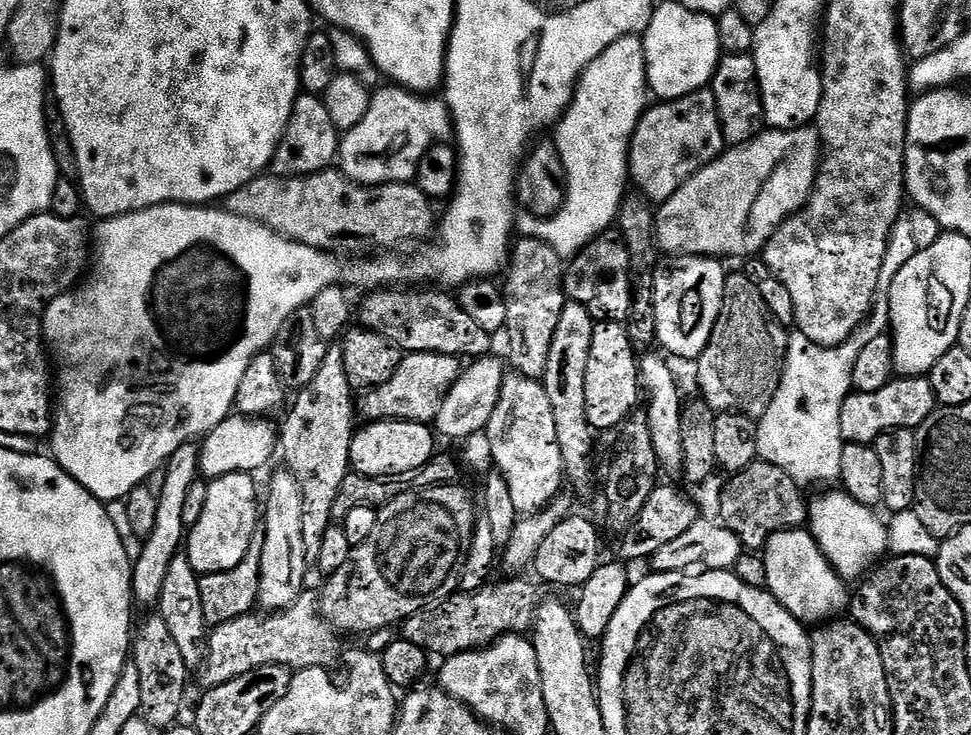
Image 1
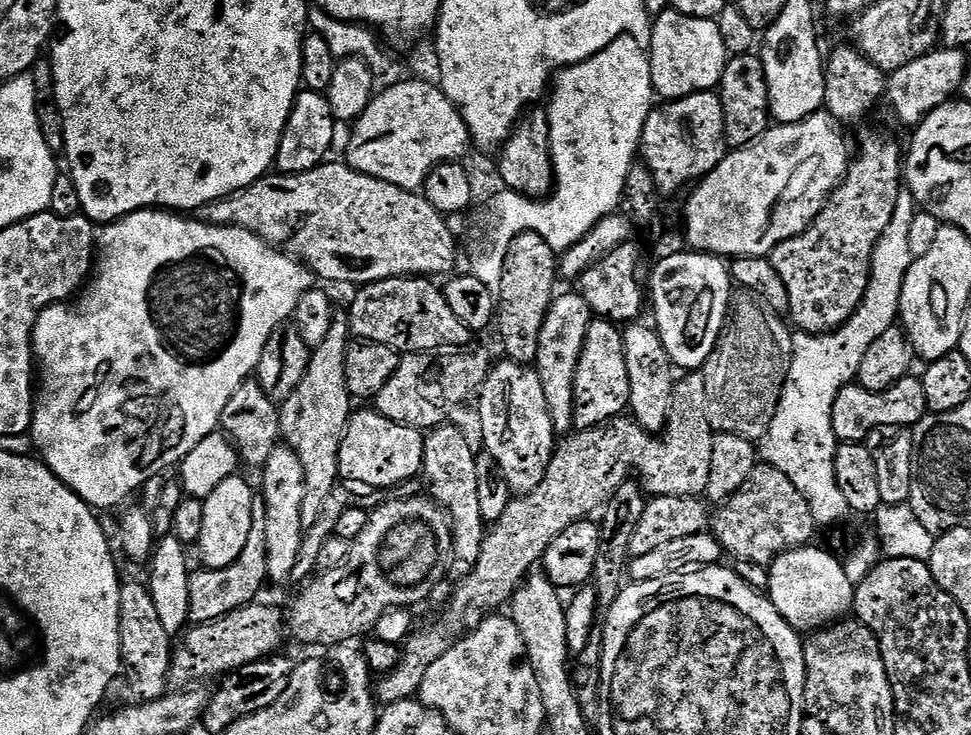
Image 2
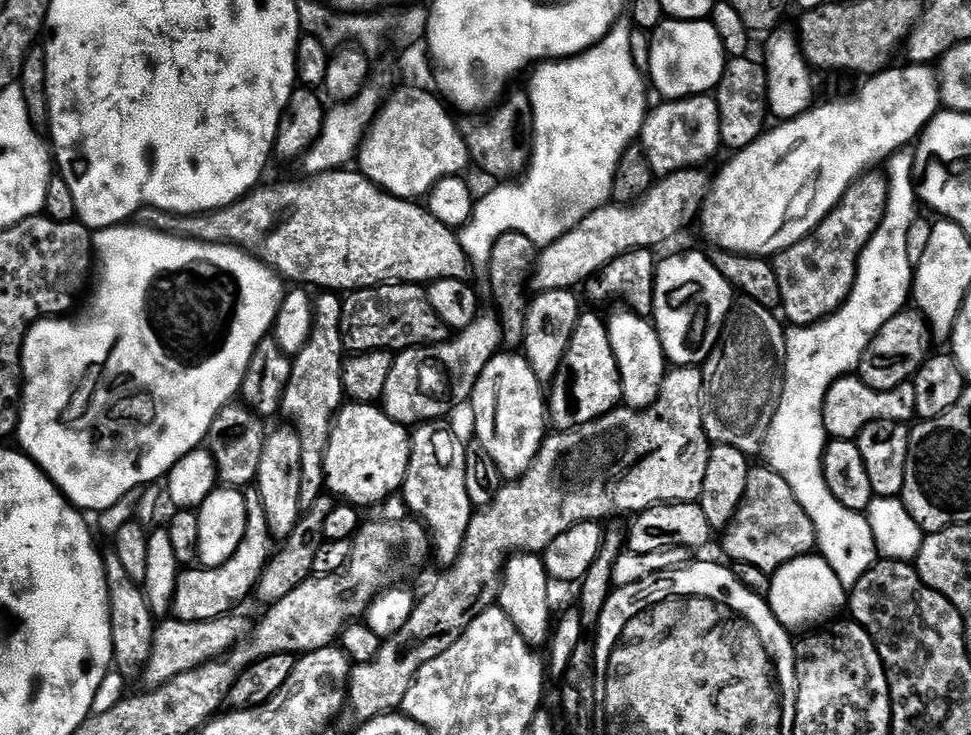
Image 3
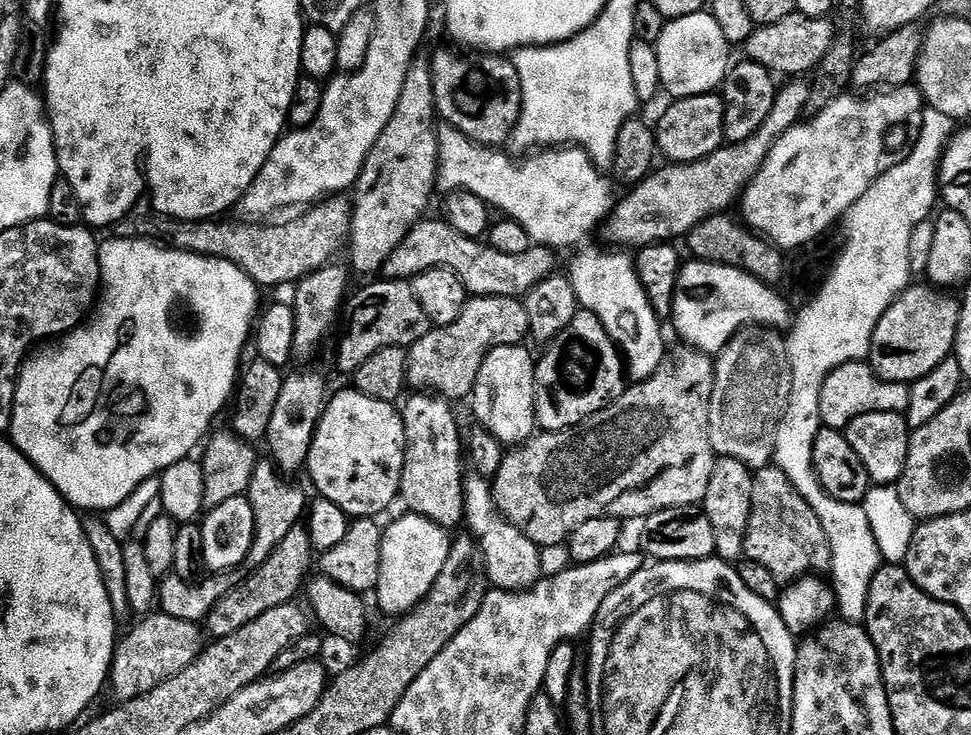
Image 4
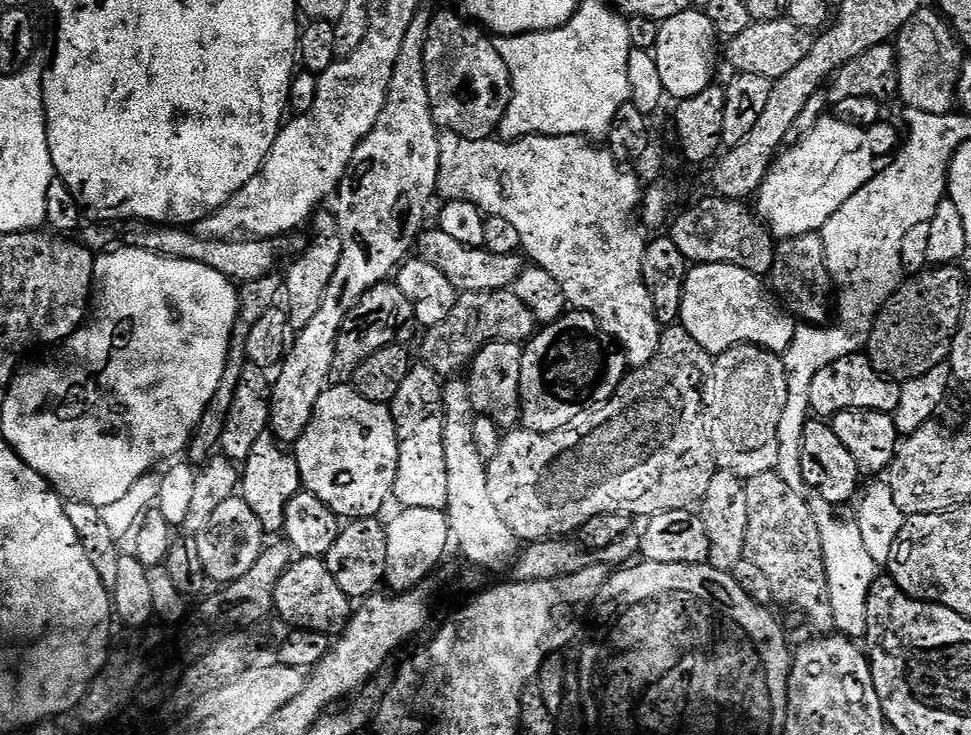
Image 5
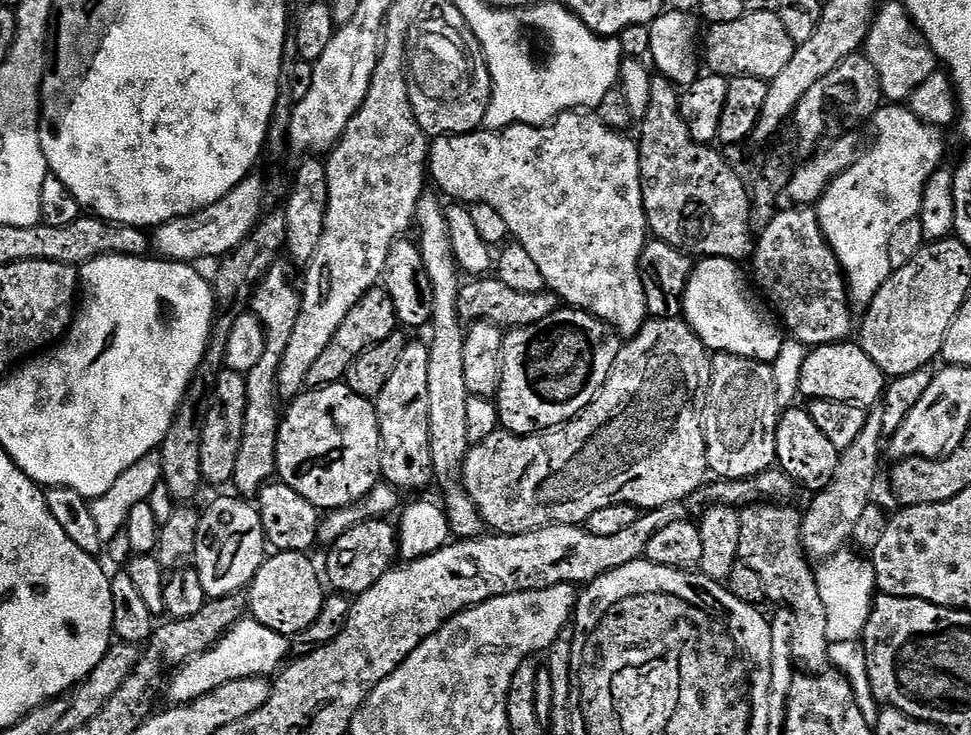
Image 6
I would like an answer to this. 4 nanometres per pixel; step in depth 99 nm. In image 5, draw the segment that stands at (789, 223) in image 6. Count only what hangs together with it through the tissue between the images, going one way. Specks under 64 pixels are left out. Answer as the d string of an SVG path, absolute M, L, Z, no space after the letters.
M811 232L789 240L779 241L774 254L774 266L768 273L766 280L775 299L797 321L816 324L829 319L830 277L824 261L824 239L817 233Z

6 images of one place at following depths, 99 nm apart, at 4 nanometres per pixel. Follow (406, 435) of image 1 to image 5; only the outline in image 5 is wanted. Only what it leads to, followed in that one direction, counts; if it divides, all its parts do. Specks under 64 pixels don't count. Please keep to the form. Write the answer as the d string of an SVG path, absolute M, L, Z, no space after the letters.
M351 386L325 387L304 433L294 445L294 455L303 491L314 494L314 498L322 498L336 517L348 522L379 517L384 503L389 503L398 470L399 446L391 407L362 398Z

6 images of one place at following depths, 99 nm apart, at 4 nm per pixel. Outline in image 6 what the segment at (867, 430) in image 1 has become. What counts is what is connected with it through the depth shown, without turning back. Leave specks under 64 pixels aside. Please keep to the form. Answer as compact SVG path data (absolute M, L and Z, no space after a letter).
M841 342L839 344L821 344L813 347L804 359L800 375L801 397L808 396L809 401L833 400L861 406L879 405L886 391L884 372L866 354L856 342Z

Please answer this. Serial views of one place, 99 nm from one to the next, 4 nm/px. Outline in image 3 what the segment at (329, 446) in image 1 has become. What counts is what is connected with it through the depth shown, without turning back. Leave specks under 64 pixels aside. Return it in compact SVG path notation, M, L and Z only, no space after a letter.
M321 291L313 299L314 322L310 330L310 338L306 346L294 357L290 370L290 382L284 391L282 405L283 415L288 415L295 426L302 442L302 494L300 495L301 509L314 506L314 502L325 491L324 455L328 439L332 433L332 422L345 403L344 361L346 349L342 326L342 310L344 300L341 293Z

